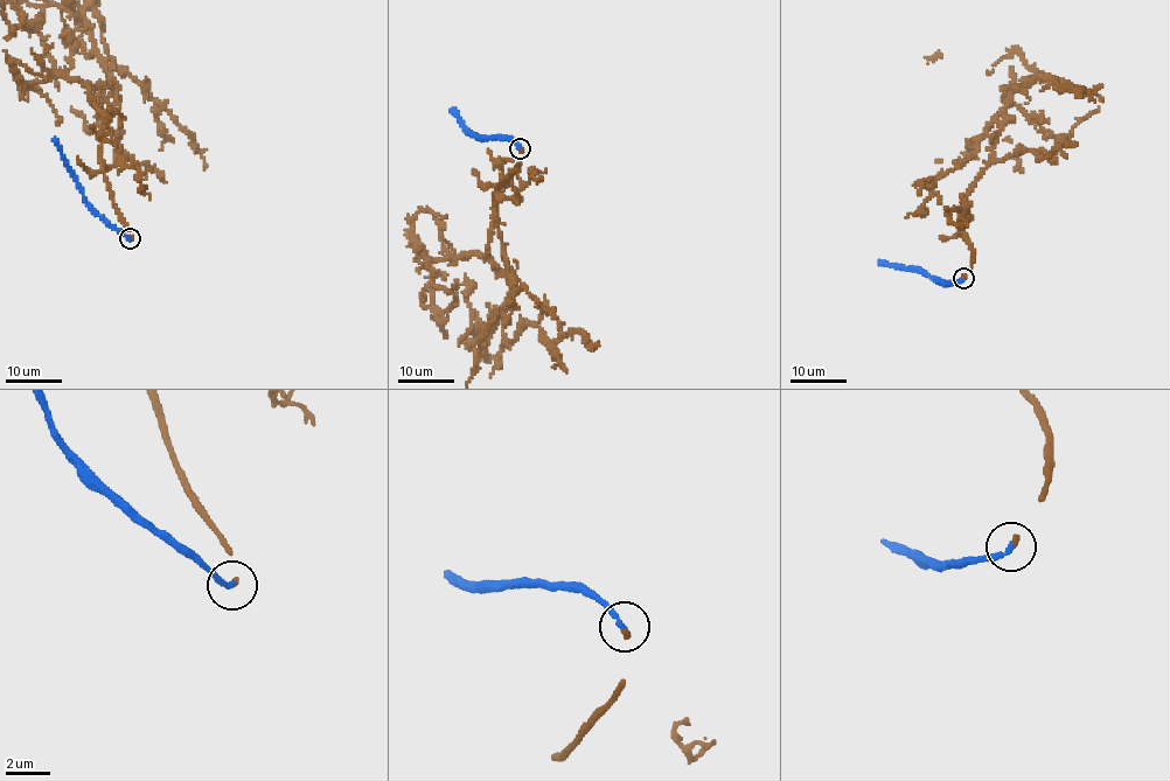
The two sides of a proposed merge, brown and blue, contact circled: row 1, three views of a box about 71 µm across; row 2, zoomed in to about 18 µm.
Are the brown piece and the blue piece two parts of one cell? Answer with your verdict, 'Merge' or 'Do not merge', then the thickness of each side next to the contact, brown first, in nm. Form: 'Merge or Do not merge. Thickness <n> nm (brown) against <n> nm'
Merge. Thickness 200 nm (brown) against 240 nm

